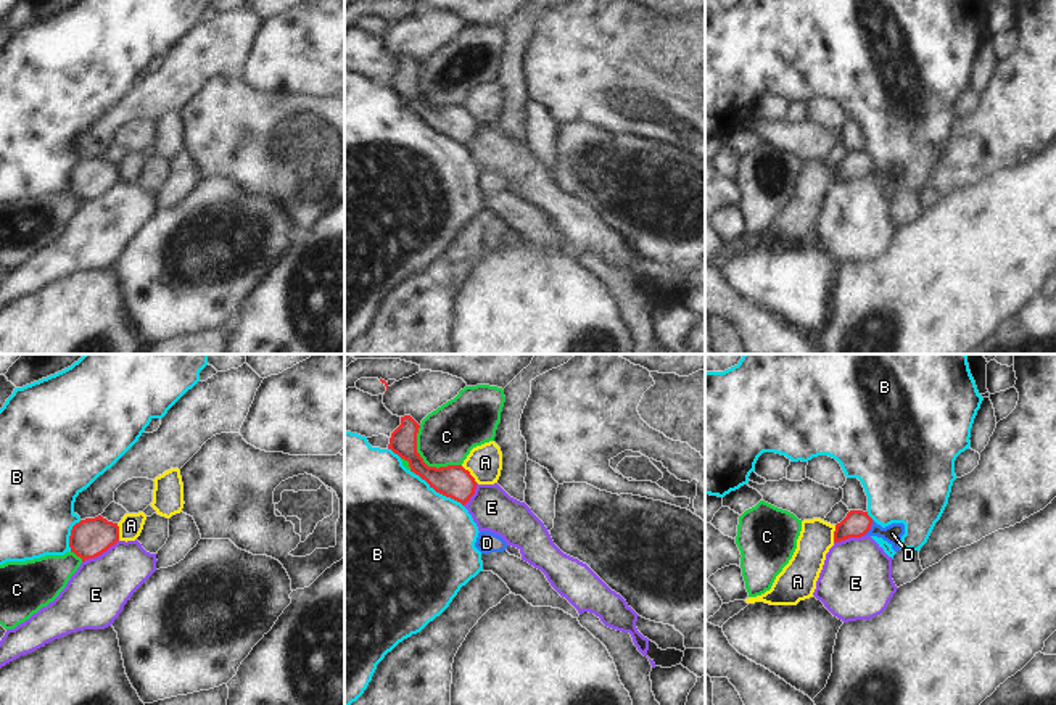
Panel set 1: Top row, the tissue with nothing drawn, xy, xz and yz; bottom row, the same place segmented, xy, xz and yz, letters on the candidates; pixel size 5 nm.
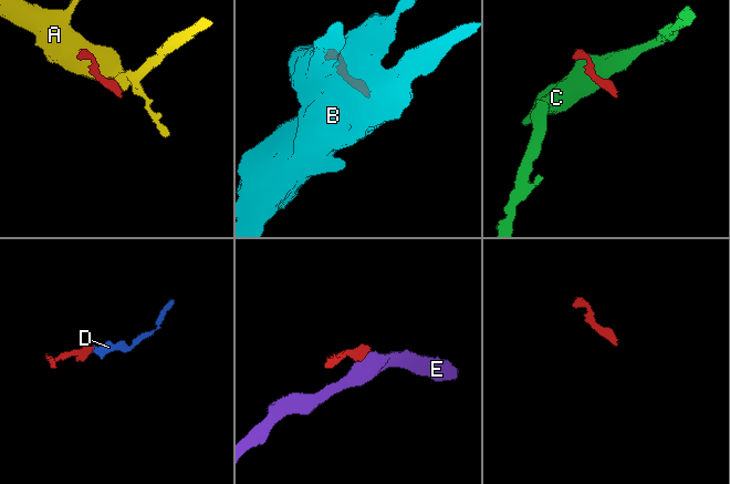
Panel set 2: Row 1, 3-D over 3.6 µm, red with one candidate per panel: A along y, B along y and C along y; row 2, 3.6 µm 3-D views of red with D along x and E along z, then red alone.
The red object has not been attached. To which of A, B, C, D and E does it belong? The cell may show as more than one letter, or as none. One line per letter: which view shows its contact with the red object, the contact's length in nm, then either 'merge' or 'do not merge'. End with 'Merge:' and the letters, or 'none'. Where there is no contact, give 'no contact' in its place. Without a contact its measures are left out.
A: xz | 120 nm | do not merge
B: xz | 300 nm | do not merge
C: xz | 300 nm | do not merge
D: yz | 90 nm | merge
E: xy | 220 nm | do not merge
Merge: D

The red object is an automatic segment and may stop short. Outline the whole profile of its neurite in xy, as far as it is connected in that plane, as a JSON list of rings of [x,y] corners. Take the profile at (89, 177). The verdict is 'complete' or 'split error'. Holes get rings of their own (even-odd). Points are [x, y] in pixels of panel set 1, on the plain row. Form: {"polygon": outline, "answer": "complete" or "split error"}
{"polygon": [[[101,155],[85,158],[71,169],[69,187],[82,201],[95,198],[119,180],[118,163],[108,161]]], "answer": "complete"}

